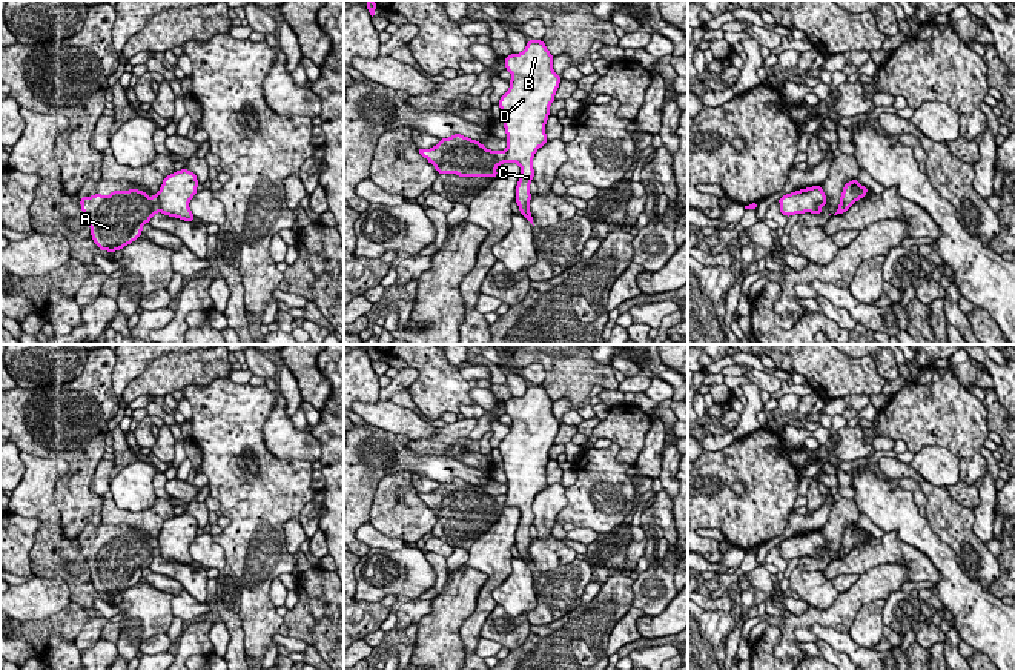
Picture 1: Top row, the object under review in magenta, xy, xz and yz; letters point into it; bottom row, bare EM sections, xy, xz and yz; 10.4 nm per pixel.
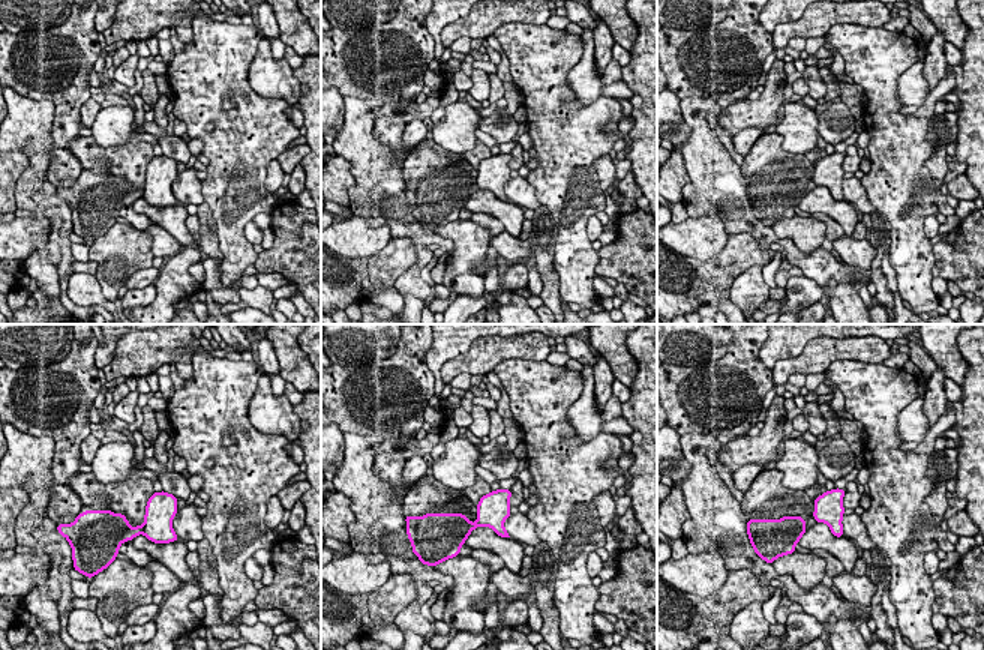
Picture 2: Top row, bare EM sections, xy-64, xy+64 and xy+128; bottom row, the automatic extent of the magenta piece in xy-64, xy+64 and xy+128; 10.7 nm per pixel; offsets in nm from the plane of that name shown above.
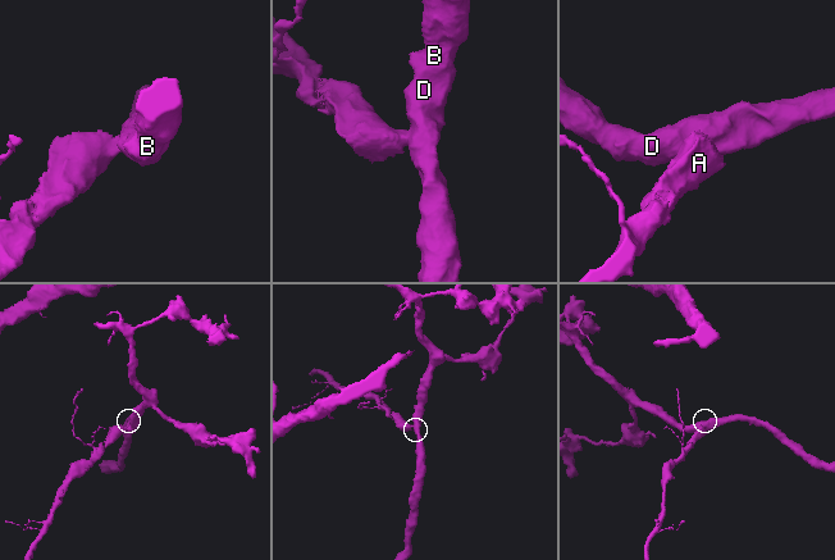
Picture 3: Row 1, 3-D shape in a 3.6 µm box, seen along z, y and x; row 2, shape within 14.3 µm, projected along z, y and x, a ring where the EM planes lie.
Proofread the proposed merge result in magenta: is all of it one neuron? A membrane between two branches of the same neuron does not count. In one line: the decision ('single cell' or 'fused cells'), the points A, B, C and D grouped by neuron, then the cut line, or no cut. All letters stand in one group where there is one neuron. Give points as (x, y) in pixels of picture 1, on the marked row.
fused cells | A / B C D | xy (157, 194), (162, 211)

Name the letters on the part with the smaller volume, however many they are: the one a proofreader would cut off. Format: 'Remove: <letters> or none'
Remove: A

